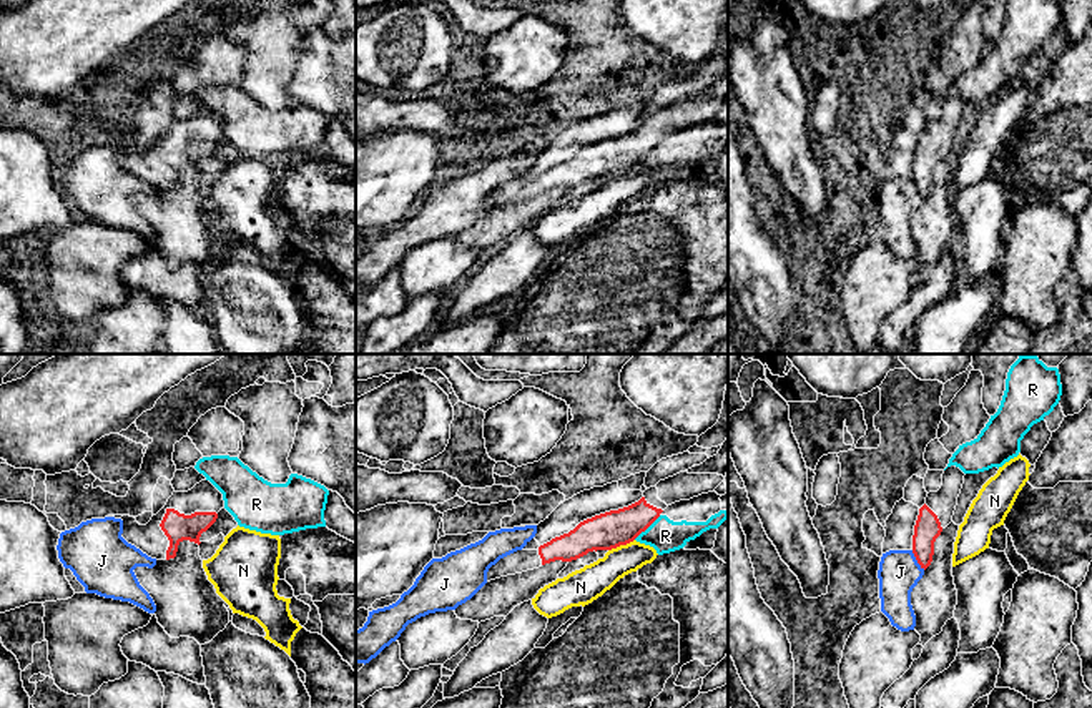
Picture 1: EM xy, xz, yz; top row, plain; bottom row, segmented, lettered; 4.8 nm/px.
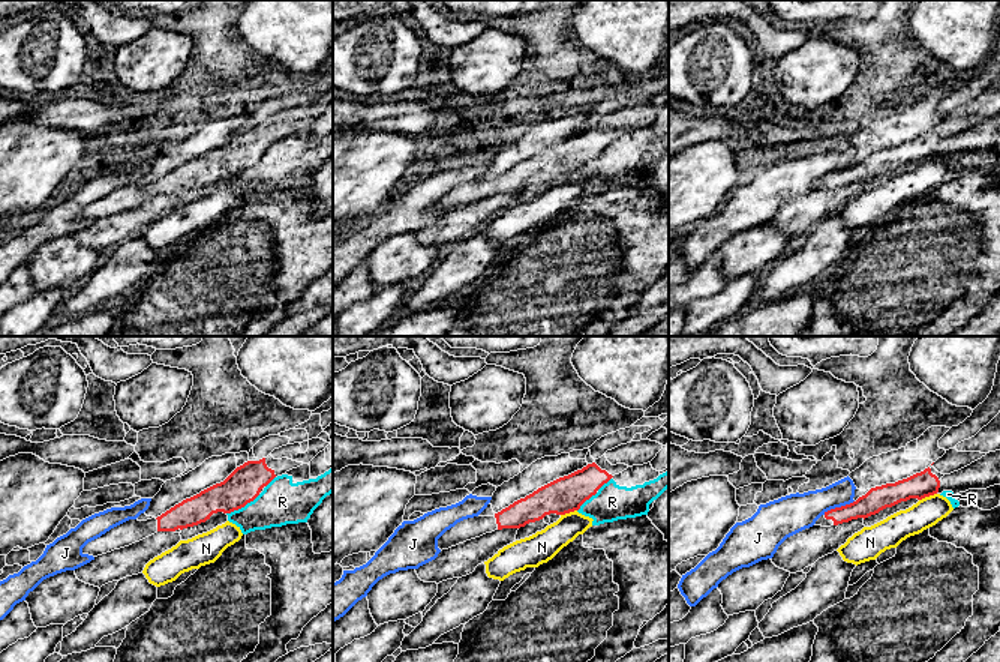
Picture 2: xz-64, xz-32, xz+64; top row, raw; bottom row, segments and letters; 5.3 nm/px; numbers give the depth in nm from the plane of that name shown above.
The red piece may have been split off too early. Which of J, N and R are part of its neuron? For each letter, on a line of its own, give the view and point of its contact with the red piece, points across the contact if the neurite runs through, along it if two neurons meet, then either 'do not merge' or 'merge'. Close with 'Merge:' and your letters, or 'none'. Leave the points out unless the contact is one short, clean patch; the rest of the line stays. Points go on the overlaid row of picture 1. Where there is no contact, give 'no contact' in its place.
J: yz (916, 559) | do not merge
N: xz (620, 544) | do not merge
R: xz (647, 527) | along xz (660, 516), (634, 539) | do not merge
Merge: none

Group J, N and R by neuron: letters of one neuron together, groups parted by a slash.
J / N / R

